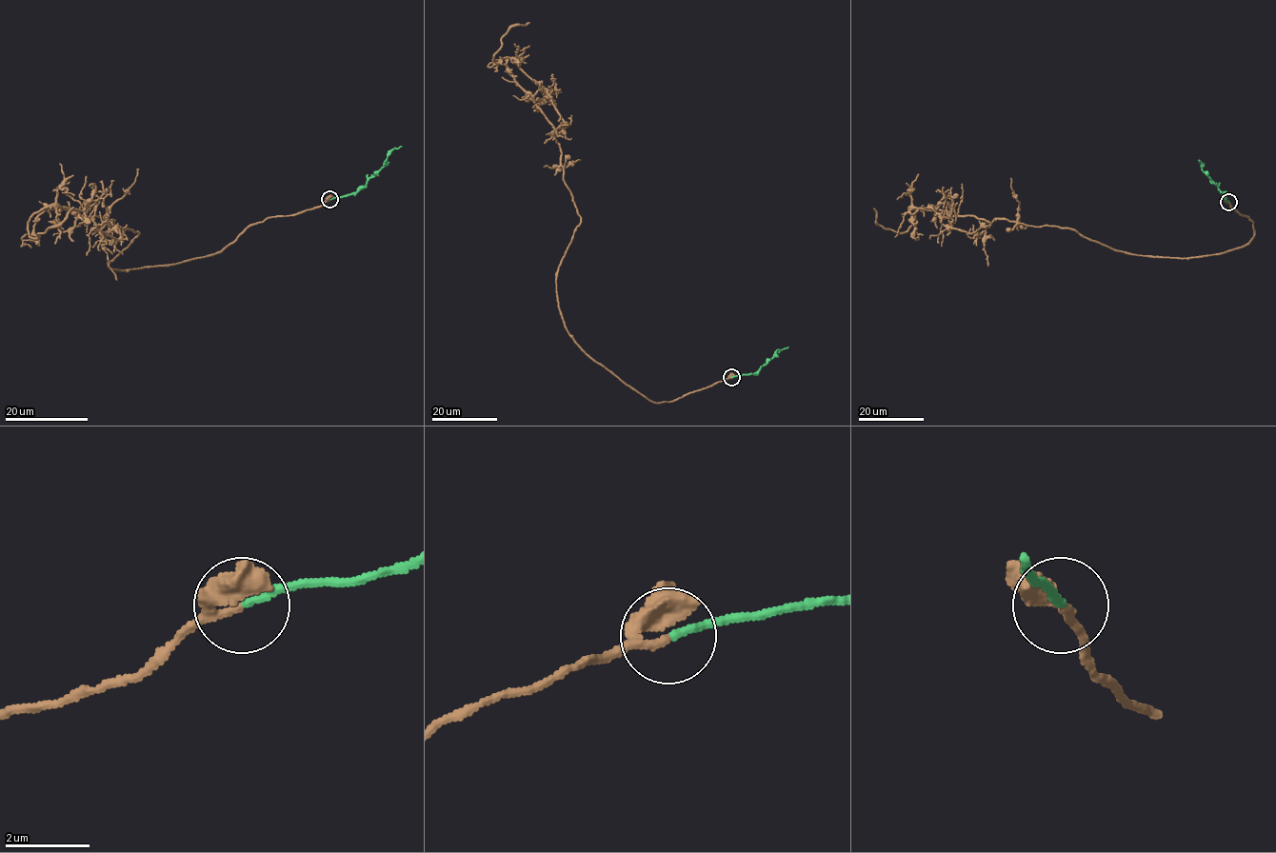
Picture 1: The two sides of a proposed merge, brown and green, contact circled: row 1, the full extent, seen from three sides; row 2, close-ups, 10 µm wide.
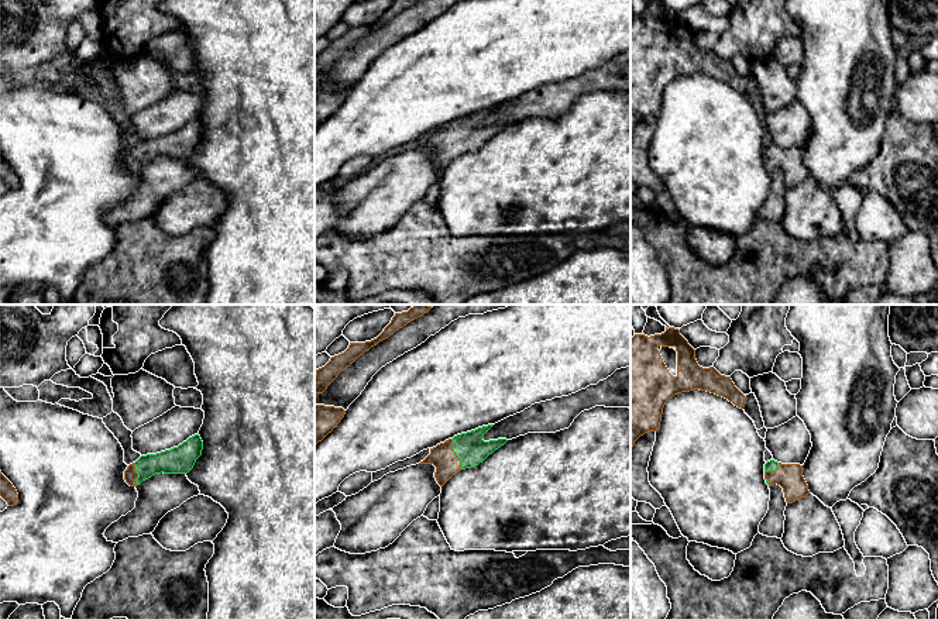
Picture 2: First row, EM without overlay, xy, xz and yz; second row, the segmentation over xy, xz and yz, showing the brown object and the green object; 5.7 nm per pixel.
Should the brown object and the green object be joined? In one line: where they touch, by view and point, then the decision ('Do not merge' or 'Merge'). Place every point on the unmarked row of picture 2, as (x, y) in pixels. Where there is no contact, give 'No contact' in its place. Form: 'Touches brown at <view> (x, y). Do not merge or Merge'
Touches brown at xz (454, 138). Merge

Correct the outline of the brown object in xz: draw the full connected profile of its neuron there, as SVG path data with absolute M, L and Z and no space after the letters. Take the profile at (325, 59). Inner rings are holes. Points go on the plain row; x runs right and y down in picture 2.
M394 0L391 7L377 23L365 27L350 27L344 37L331 41L324 51L316 54L315 78L323 78L337 59L350 51L360 39L418 1L420 0Z

